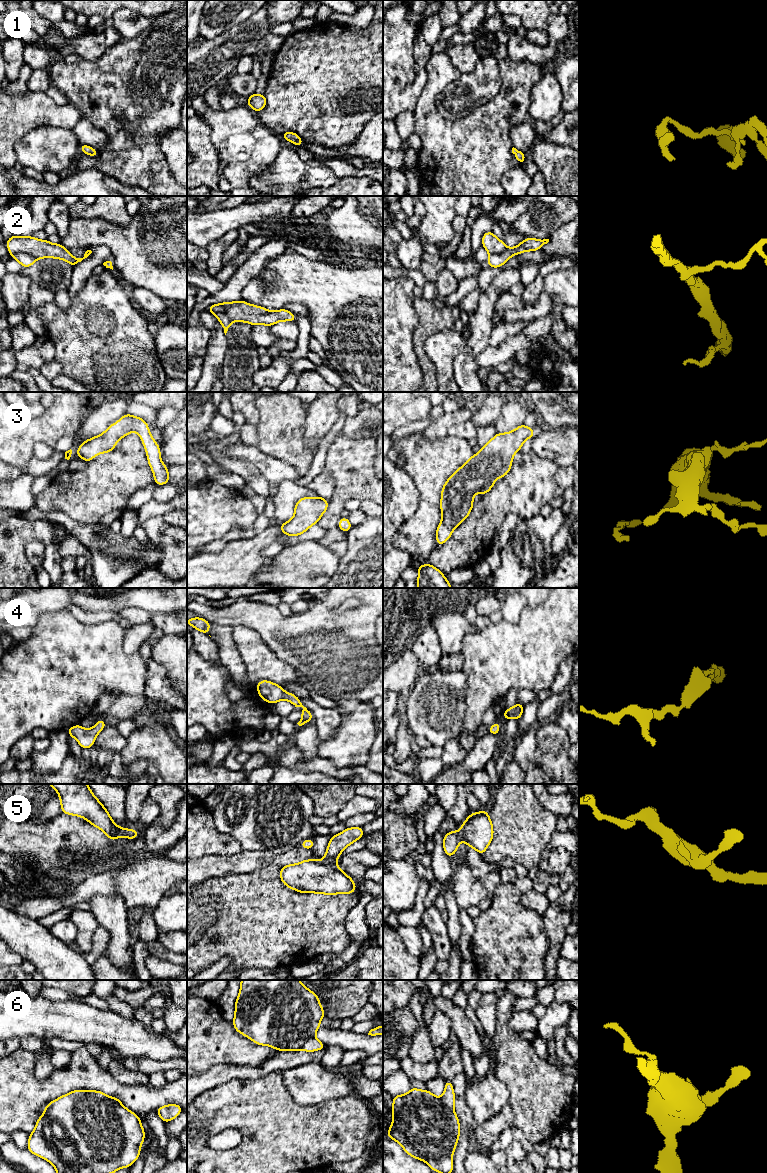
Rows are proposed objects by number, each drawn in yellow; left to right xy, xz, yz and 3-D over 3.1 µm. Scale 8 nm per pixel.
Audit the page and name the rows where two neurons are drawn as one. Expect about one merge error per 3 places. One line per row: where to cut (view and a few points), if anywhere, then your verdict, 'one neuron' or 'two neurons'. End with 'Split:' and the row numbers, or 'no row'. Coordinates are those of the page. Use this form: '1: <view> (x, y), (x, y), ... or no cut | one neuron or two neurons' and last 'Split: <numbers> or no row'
1: no cut | one neuron
2: xy (11, 255), (26, 253), (31, 254), (36, 259) | two neurons
3: no cut | one neuron
4: no cut | one neuron
5: xz (323, 860), (334, 862) | two neurons
6: xz (313, 1036), (301, 1048) | two neurons
Split: 2, 5, 6

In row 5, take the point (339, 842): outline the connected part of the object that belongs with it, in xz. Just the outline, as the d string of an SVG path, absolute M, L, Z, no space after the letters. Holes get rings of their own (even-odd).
M363 826L346 828L343 832L332 836L323 861L336 862L346 847L362 837L364 837Z

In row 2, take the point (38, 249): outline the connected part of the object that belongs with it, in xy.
M13 235L6 241L6 245L11 256L17 253L26 253L36 259L57 258L67 261L72 267L76 266L92 253L91 250L87 250L83 258L74 258L60 243L52 244L48 240L38 240L34 236L23 237L21 235Z

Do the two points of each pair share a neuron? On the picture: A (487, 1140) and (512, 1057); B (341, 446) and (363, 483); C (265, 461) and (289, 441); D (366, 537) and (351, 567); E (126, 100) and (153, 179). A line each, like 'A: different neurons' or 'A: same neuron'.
A: same neuron
B: same neuron
C: different neurons
D: same neuron
E: same neuron

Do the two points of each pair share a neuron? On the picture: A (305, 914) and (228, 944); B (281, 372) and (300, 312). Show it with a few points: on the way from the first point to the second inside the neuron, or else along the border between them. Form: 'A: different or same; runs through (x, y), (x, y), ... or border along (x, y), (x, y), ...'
A: same; runs through (286, 926), (247, 926)
B: same; runs through (292, 357), (302, 347), (303, 327)

